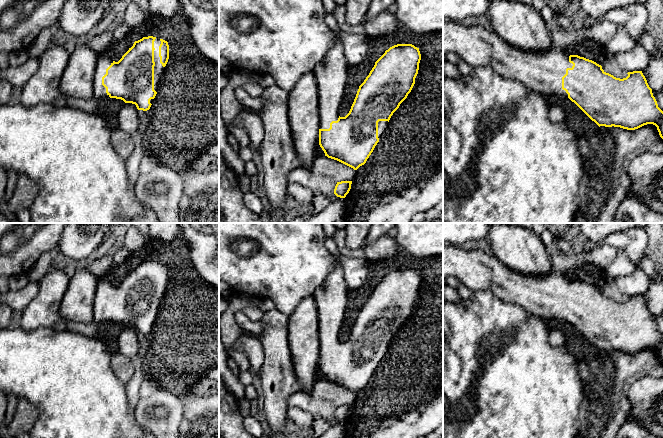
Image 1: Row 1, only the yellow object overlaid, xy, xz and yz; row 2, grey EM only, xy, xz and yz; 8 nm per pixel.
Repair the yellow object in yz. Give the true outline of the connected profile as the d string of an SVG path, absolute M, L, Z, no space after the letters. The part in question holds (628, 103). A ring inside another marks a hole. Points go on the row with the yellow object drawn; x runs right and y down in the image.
M443 20L443 54L457 53L472 67L490 66L502 78L511 79L525 87L543 95L556 95L569 98L599 127L620 127L635 130L647 124L657 127L663 139L663 111L658 107L642 71L628 72L626 78L620 79L606 73L596 62L578 55L567 55L562 50L553 47L546 52L525 51L518 49L504 41L495 32L488 31L481 26L473 26L465 22Z

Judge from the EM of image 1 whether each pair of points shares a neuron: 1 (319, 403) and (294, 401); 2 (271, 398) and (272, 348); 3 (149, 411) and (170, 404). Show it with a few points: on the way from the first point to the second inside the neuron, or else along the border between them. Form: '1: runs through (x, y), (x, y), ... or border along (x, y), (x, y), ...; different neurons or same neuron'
1: runs through (313, 403), (300, 401); same neuron
2: runs through (275, 386), (275, 360); same neuron
3: runs through (154, 411), (163, 411), (165, 409); same neuron

